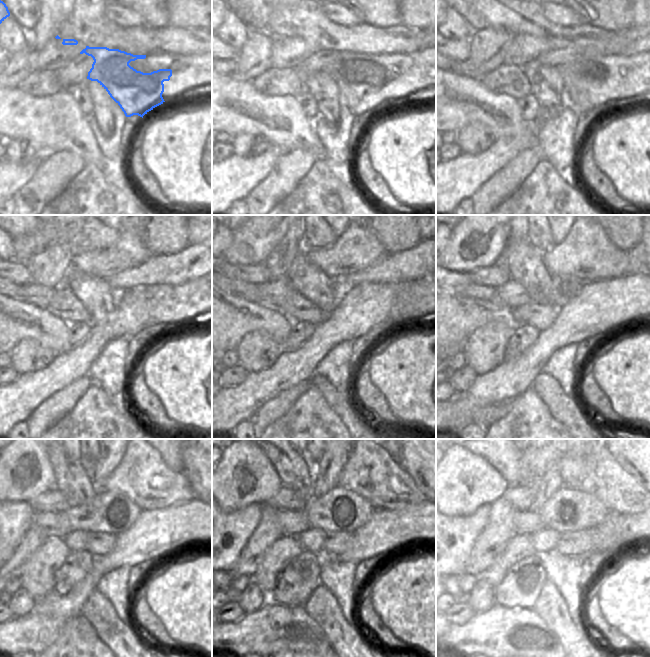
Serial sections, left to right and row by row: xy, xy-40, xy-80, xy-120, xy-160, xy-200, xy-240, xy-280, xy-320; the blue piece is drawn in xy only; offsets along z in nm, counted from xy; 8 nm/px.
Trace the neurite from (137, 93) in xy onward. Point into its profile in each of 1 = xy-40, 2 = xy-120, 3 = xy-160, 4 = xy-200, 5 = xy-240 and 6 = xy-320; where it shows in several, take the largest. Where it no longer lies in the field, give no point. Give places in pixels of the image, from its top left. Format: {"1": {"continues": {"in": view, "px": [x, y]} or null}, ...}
{"1": {"continues": {"in": "xy-40", "px": [360, 91]}}, "2": {"continues": {"in": "xy-120", "px": [144, 321]}}, "3": {"continues": {"in": "xy-160", "px": [369, 322]}}, "4": {"continues": {"in": "xy-200", "px": [595, 324]}}, "5": {"continues": {"in": "xy-240", "px": [147, 548]}}, "6": {"continues": {"in": "xy-320", "px": [605, 534]}}}

